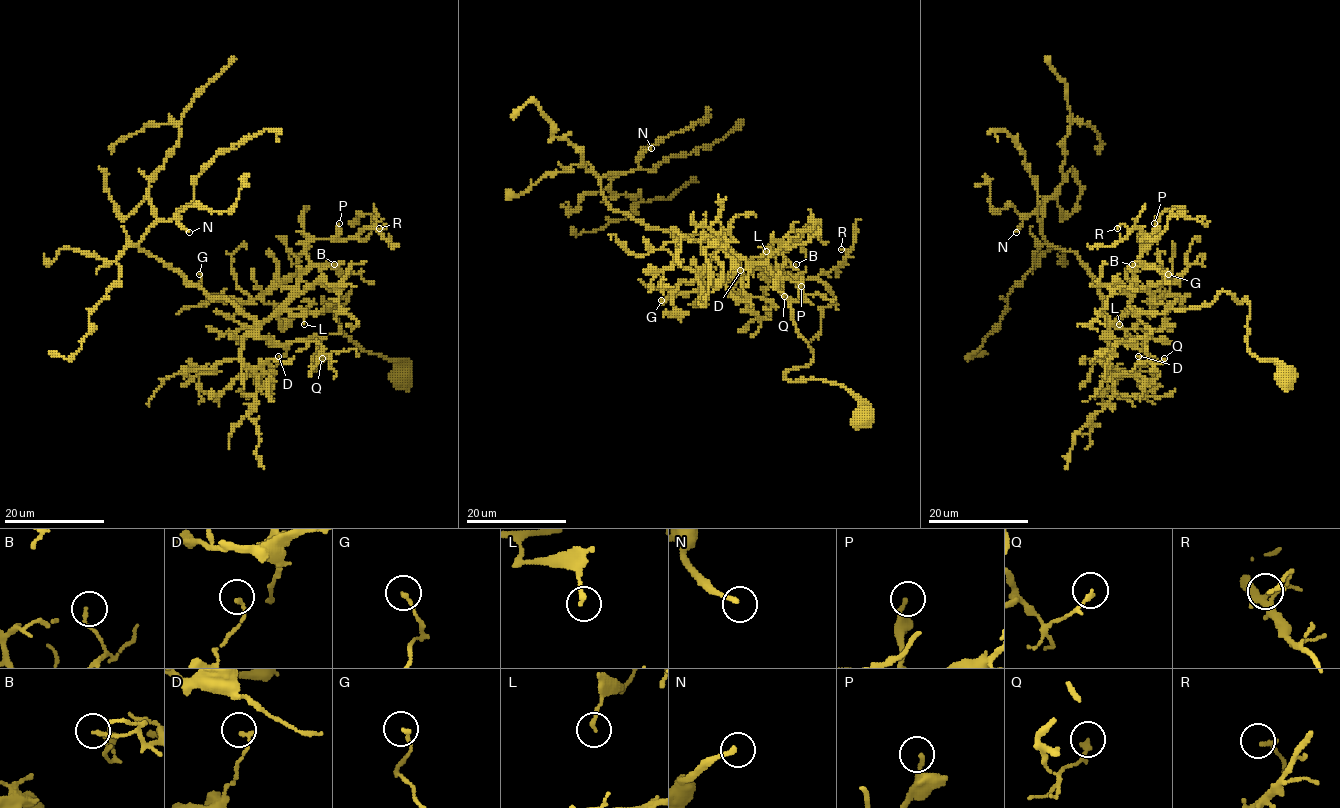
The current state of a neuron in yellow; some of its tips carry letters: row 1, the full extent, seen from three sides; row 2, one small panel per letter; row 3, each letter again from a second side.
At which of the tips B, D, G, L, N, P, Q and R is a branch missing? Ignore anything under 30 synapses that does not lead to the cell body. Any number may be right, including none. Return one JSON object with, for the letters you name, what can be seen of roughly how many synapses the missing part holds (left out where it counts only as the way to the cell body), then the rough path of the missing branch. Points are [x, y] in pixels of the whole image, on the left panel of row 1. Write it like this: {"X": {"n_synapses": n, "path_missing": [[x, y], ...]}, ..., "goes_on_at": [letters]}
{"N": {"n_synapses": 40, "path_missing": [[189, 232], [193, 233], [188, 233], [156, 269], [148, 262], [148, 252]]}, "goes_on_at": ["N"]}

